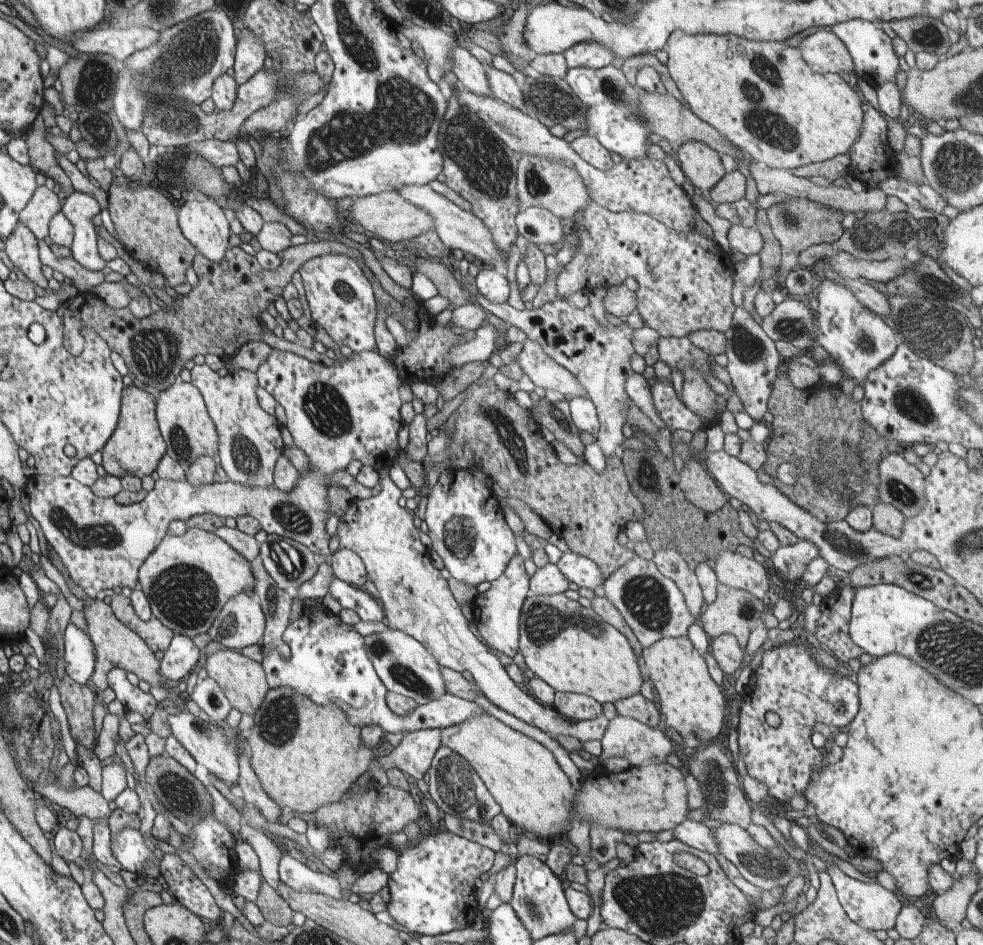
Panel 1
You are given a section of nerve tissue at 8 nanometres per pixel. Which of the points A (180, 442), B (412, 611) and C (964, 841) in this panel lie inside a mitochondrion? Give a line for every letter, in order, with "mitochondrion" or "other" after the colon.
A: mitochondrion
B: mitochondrion
C: other

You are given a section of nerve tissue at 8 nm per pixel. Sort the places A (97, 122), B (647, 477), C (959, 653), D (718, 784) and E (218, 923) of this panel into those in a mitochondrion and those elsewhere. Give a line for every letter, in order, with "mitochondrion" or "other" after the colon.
A: mitochondrion
B: mitochondrion
C: mitochondrion
D: mitochondrion
E: other

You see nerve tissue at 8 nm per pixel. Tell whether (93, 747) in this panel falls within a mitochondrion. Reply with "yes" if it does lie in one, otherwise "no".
no

